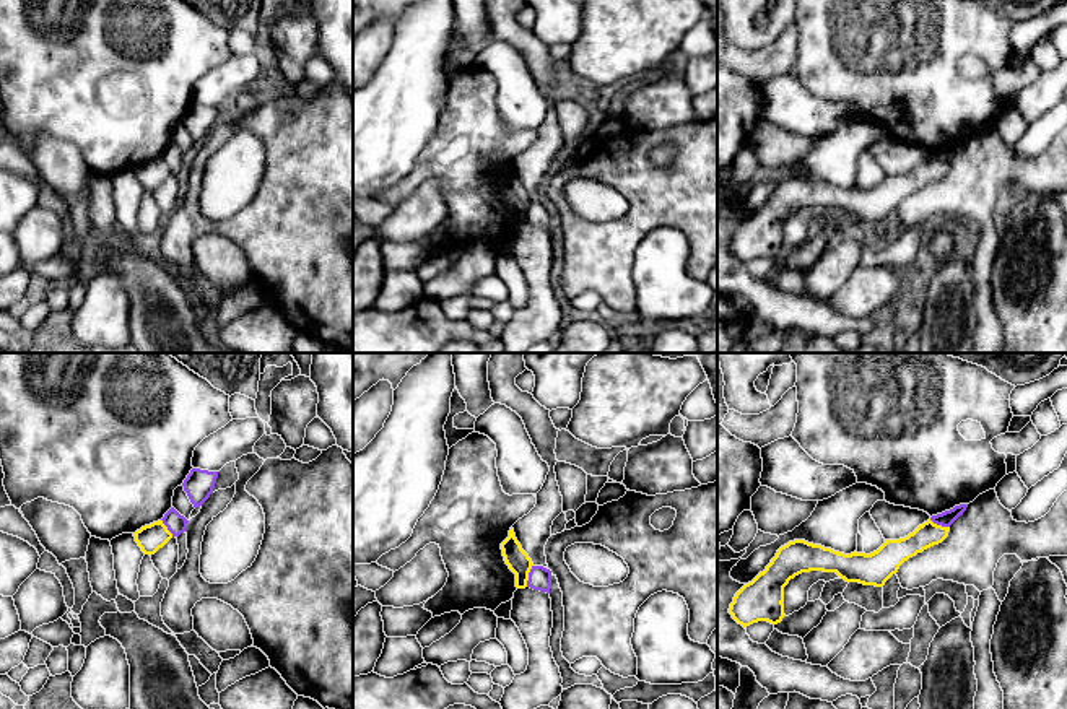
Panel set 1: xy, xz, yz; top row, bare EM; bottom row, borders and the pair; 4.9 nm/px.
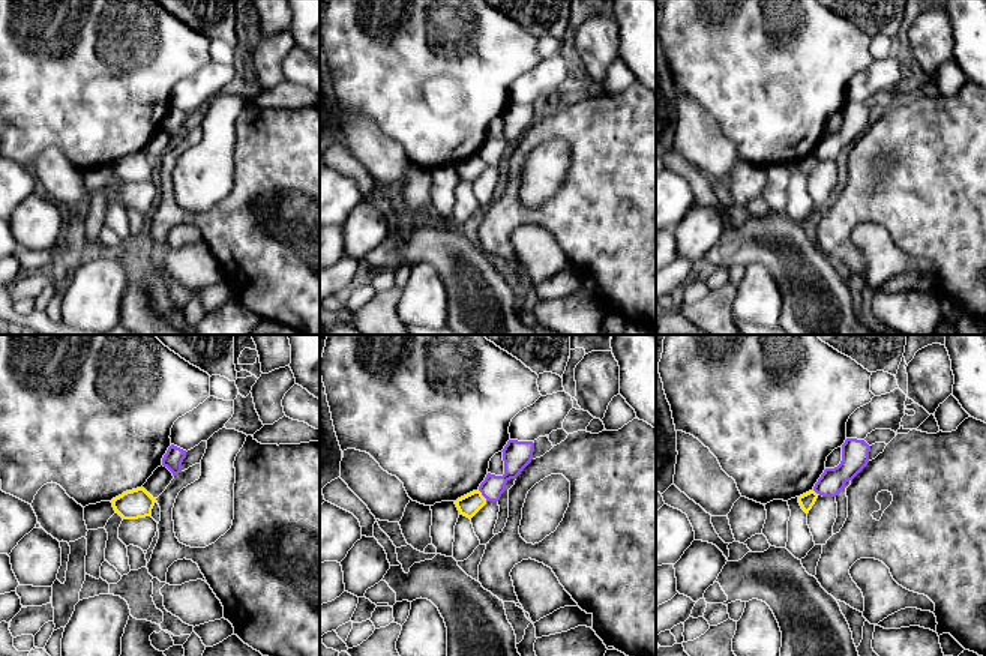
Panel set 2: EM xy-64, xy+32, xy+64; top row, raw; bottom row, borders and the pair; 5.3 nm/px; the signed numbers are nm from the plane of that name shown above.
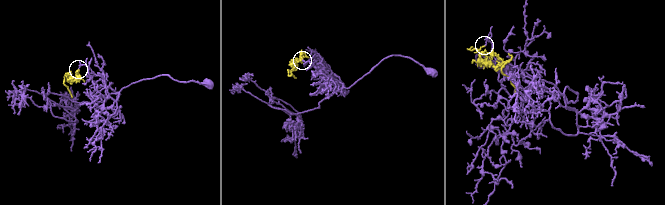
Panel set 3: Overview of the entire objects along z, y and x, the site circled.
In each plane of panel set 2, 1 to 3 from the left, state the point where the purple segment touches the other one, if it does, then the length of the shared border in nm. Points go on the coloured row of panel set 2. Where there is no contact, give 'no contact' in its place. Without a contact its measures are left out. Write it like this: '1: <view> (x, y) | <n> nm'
1: no contact
2: xy+32 (482, 496) | 80 nm
3: xy+64 (815, 493) | 40 nm

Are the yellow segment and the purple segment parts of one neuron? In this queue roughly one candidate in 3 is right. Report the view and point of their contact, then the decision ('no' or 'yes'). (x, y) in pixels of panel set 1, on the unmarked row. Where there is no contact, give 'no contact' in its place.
xz (527, 212) | no

